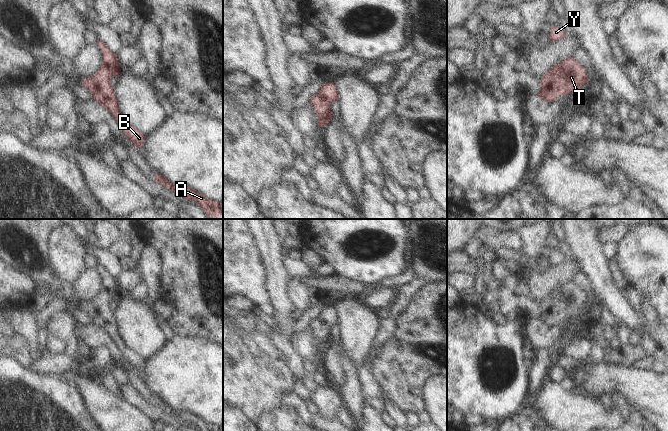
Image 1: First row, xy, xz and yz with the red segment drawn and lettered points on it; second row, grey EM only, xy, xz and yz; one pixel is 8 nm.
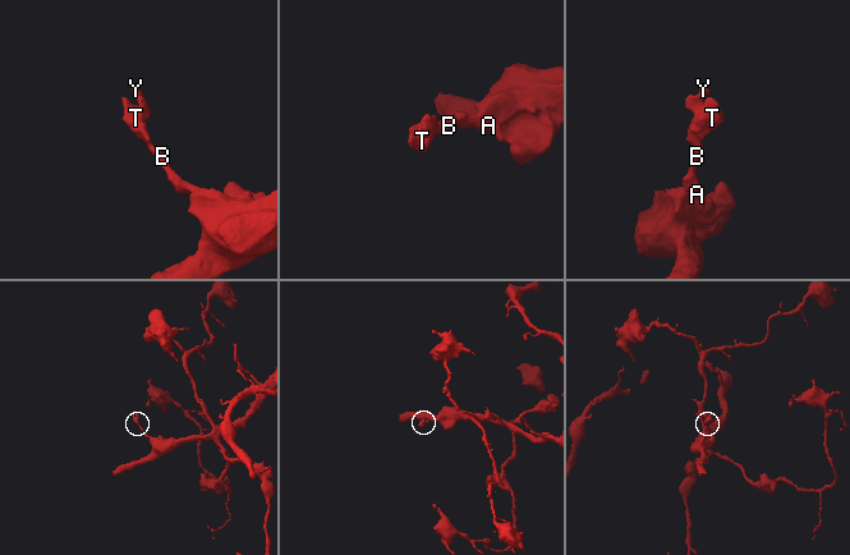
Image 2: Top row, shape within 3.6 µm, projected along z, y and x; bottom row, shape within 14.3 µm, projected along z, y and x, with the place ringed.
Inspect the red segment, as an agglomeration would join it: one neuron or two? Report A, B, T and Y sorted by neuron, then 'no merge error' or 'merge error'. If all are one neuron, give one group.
groups A B T Y; no merge error

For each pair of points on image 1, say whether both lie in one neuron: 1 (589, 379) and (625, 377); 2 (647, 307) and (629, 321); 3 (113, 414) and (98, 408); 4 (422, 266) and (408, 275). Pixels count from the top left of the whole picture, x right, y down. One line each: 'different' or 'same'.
1: same
2: different
3: same
4: different

